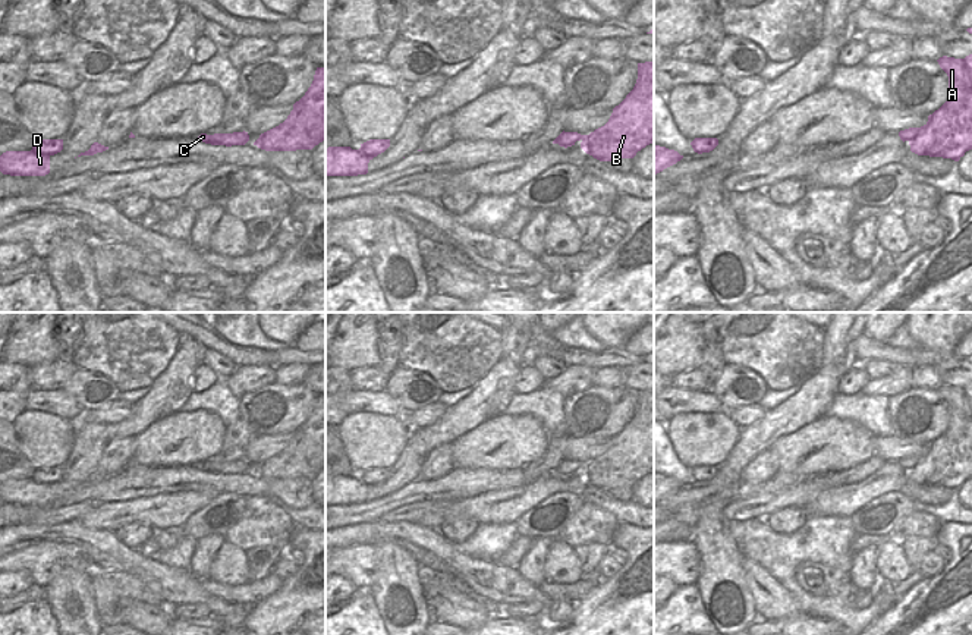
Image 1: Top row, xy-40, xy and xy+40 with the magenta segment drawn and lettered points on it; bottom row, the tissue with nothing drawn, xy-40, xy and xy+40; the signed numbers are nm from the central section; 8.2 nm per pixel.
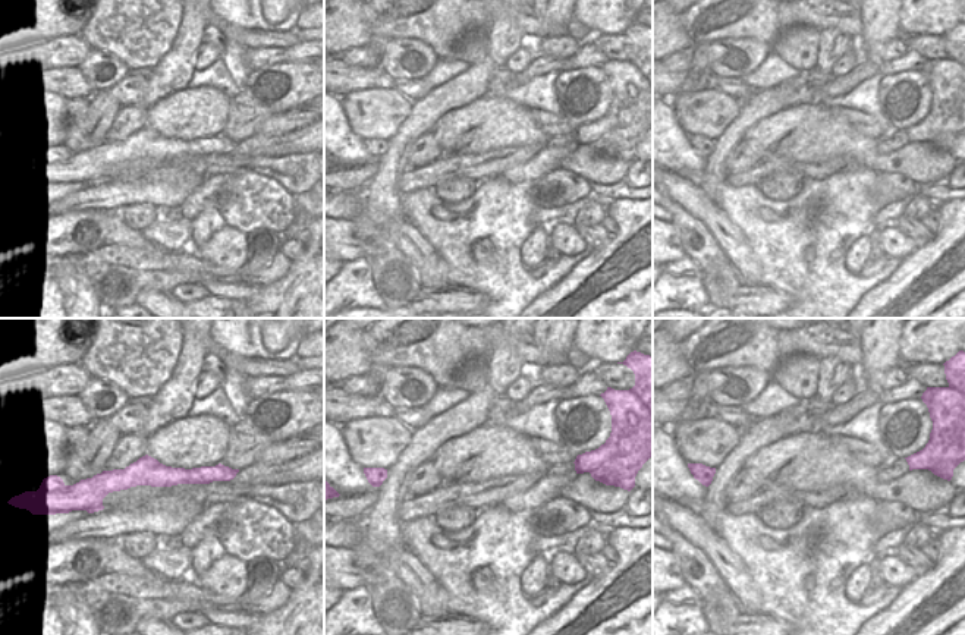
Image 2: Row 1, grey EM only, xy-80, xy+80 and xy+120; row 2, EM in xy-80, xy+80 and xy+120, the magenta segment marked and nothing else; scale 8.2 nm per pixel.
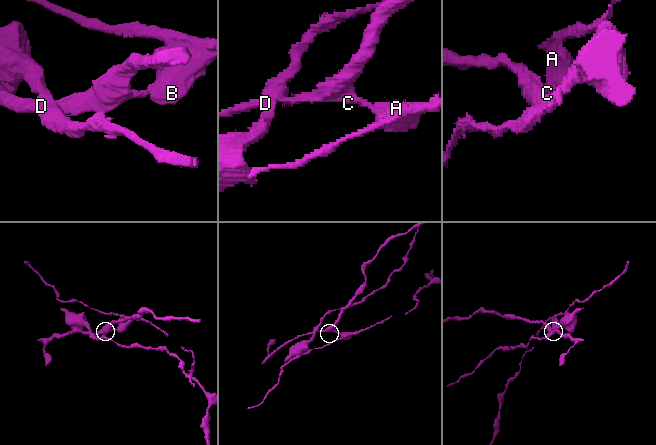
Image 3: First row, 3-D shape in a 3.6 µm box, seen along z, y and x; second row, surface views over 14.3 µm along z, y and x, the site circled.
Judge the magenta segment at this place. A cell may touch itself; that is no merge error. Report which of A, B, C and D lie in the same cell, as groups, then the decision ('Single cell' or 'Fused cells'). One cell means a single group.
Groups: A B / C D. Fused cells

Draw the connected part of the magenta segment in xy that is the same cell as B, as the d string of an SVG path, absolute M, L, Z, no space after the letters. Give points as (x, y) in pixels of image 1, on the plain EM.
M654 390L638 392L638 408L608 450L591 460L576 460L581 477L600 490L633 487L654 471Z

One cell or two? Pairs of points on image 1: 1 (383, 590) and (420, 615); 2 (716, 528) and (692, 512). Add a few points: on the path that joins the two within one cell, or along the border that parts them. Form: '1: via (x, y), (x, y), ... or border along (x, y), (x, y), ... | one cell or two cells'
1: via (396, 584), (405, 585), (415, 602) | one cell
2: border along (702, 503), (695, 525) | two cells

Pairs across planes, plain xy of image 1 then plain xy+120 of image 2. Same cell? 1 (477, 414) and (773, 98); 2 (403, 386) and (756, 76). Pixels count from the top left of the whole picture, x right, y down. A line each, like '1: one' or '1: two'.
1: one
2: two

